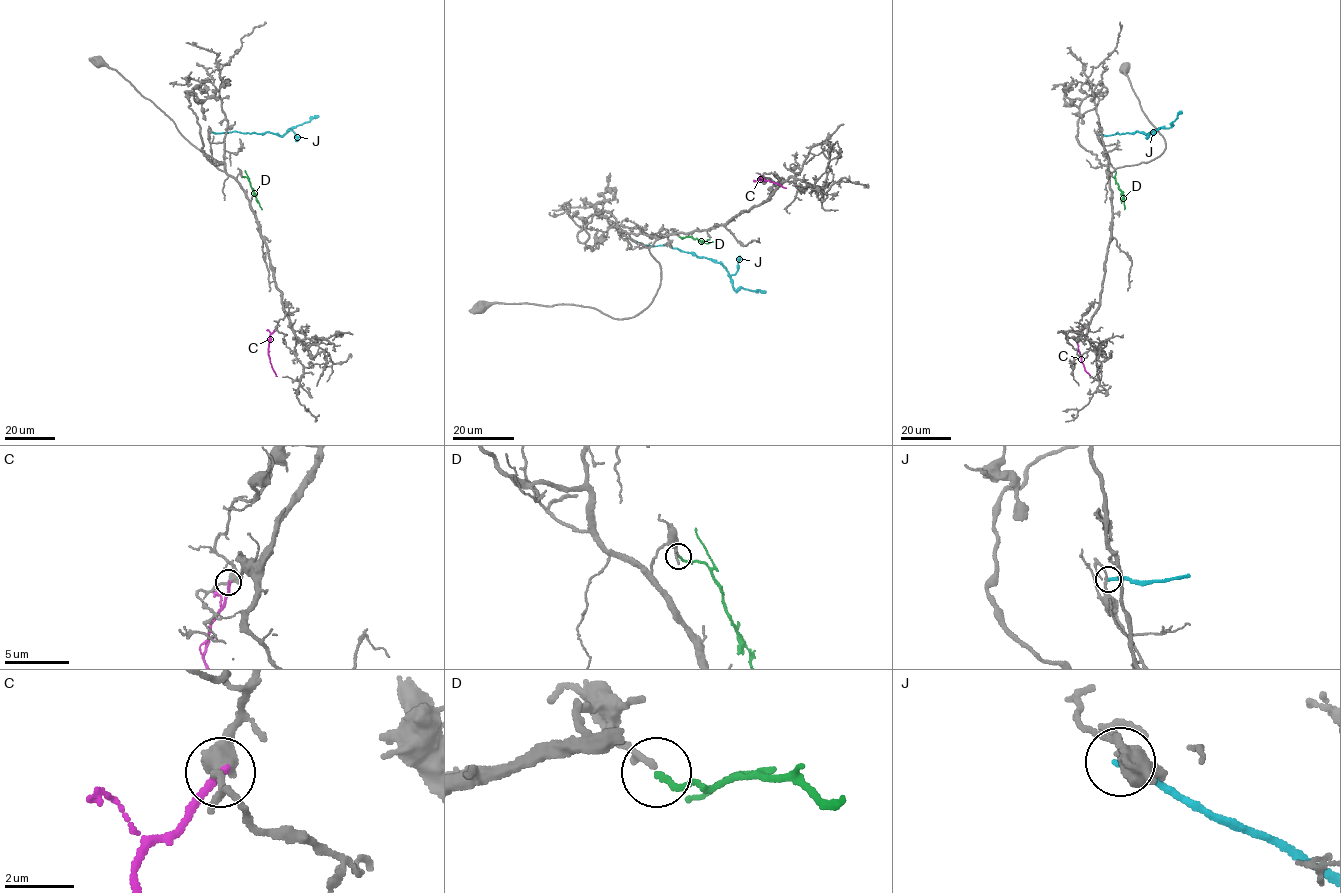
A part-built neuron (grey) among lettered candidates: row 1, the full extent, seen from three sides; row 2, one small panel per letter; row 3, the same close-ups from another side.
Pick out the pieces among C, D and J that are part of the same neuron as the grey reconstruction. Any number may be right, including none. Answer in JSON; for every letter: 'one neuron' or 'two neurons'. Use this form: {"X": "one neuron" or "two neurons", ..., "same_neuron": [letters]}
{"C": "two neurons", "D": "one neuron", "J": "two neurons", "same_neuron": ["D"]}

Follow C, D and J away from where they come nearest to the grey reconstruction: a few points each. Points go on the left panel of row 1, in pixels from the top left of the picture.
C: (276, 328), (270, 335), (268, 348), (270, 361), (277, 376)
D: (241, 175), (248, 179), (262, 209)
J: (209, 132), (272, 132), (282, 136), (289, 129), (318, 116)

